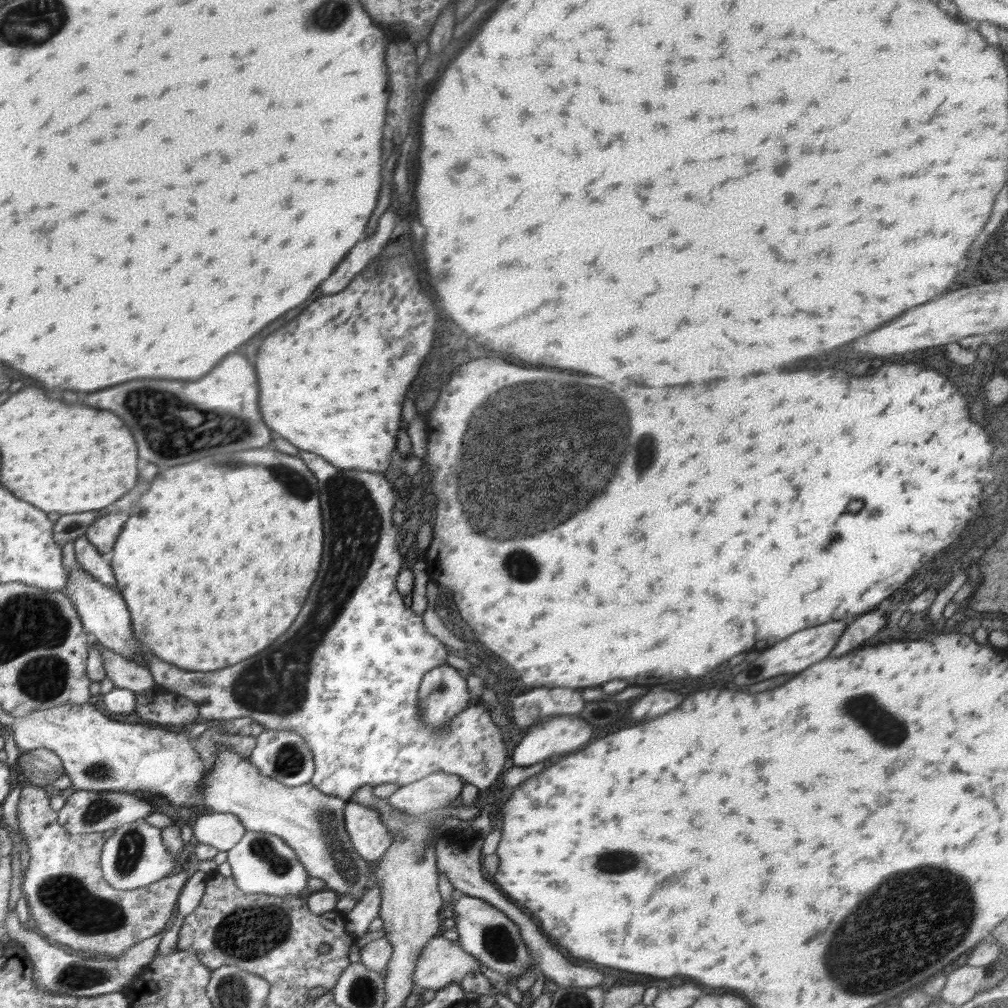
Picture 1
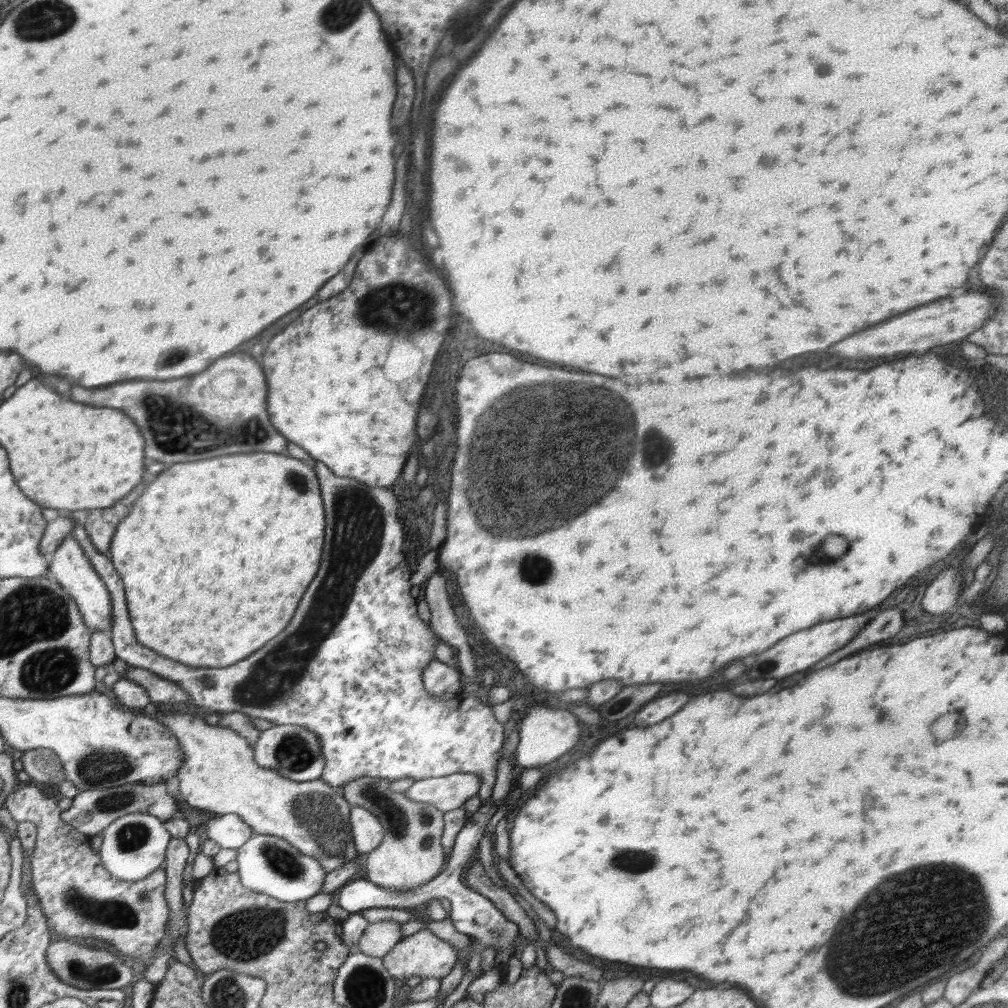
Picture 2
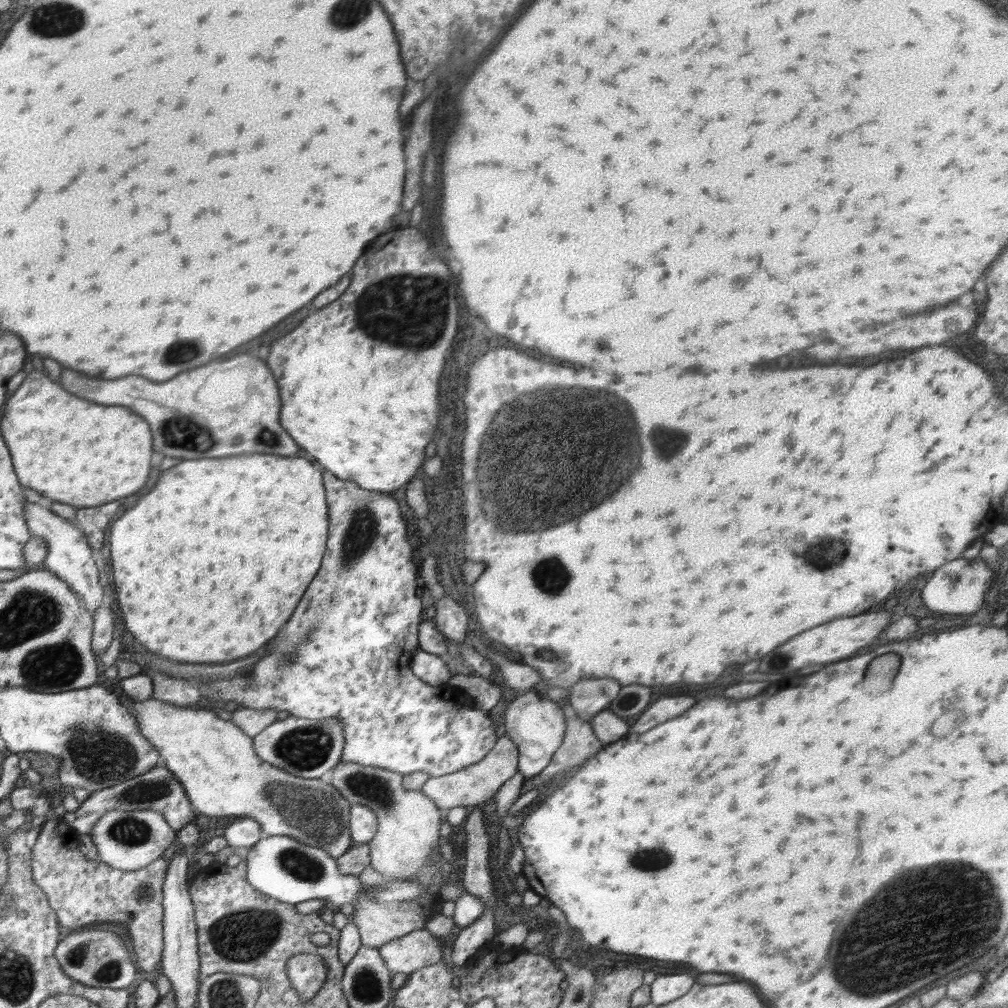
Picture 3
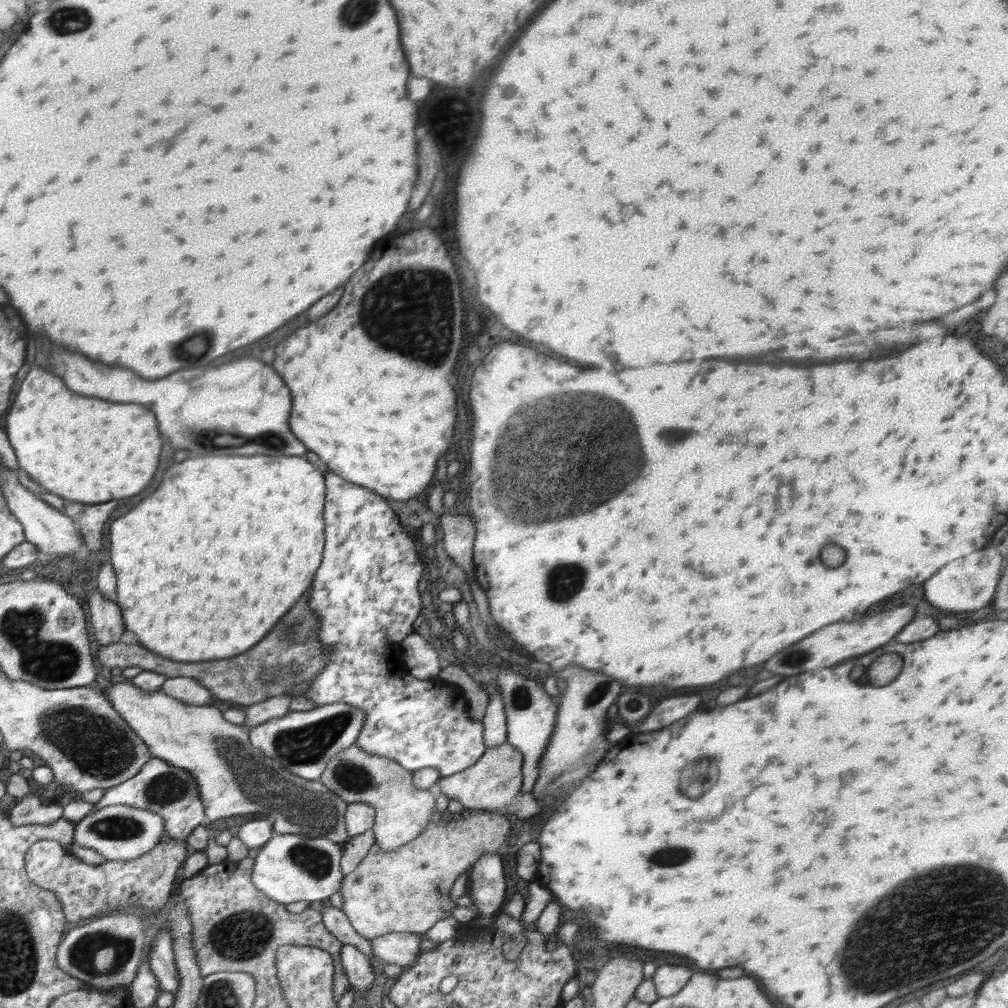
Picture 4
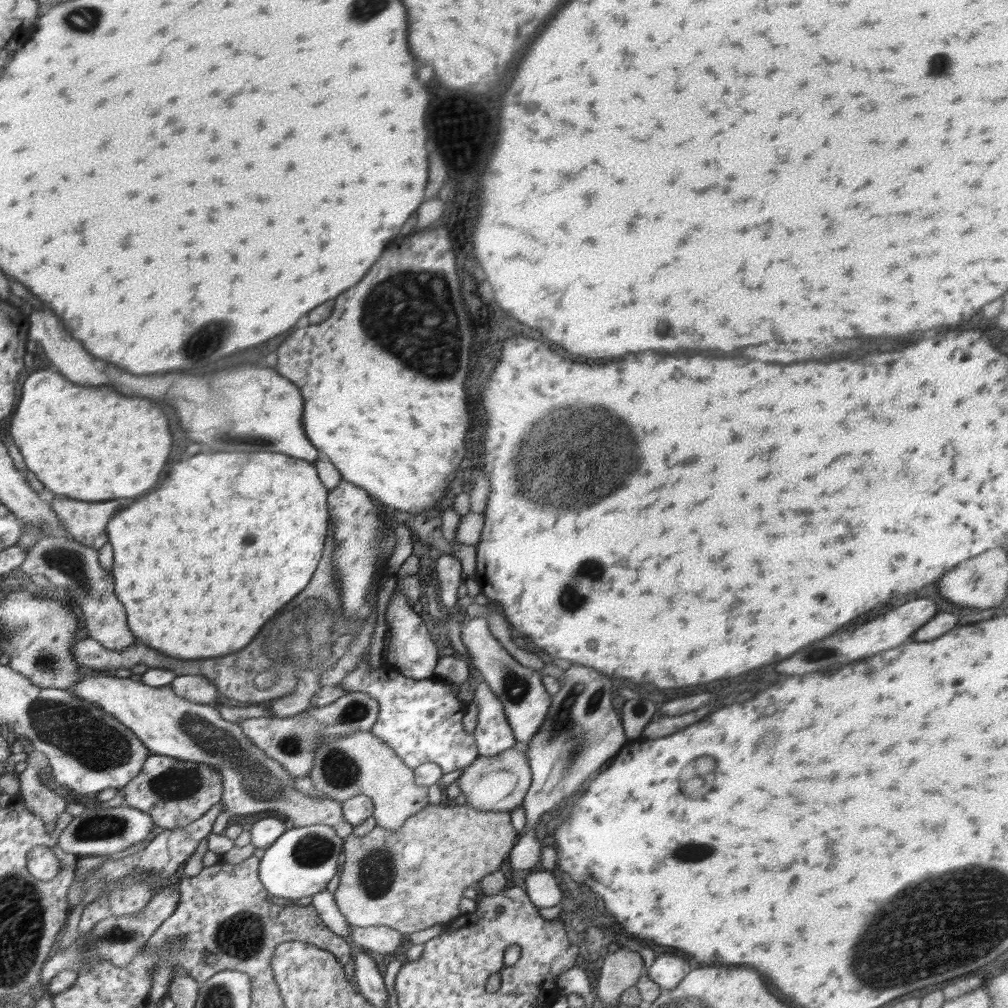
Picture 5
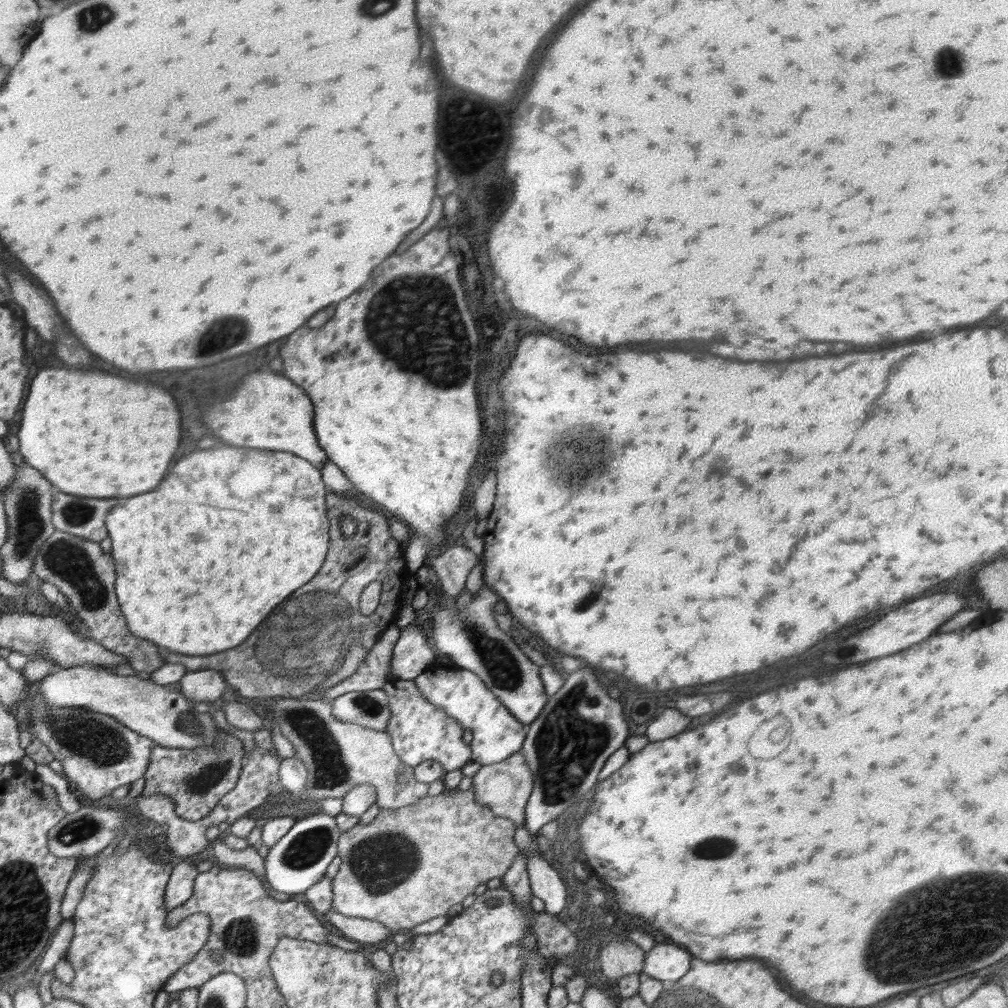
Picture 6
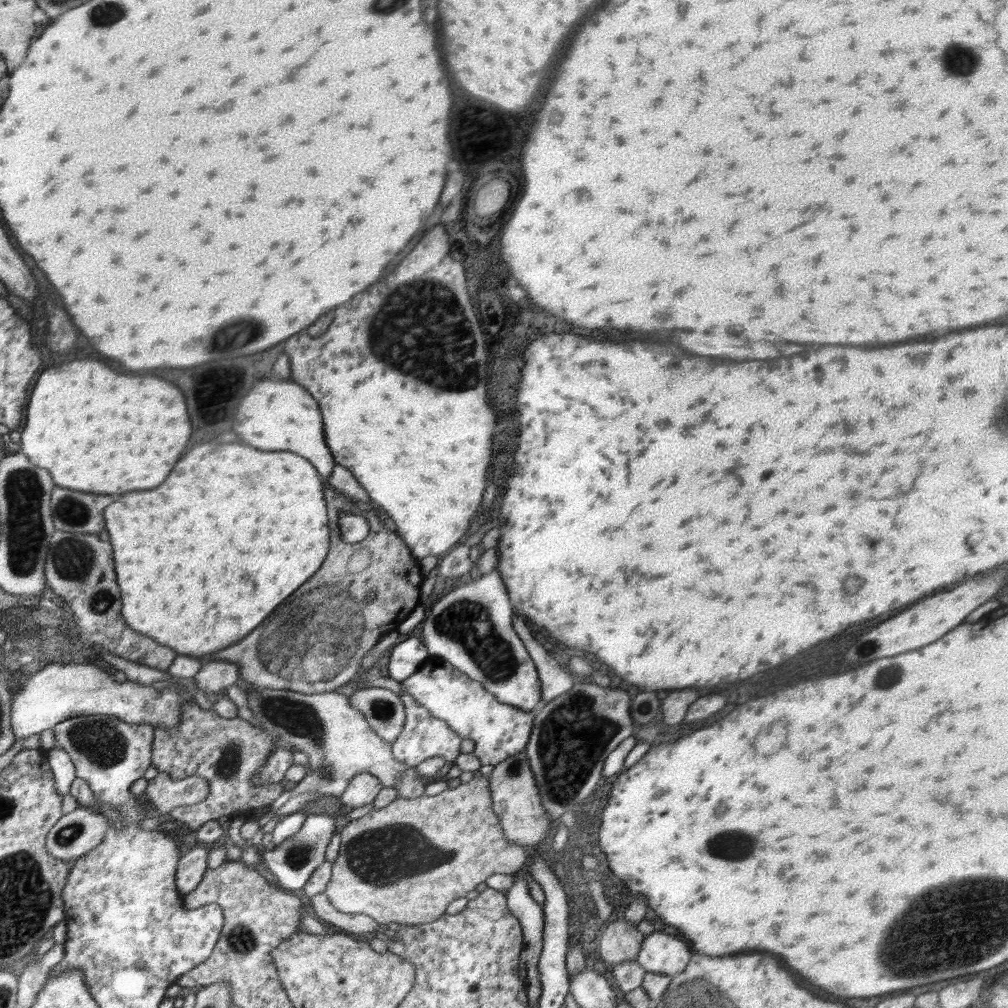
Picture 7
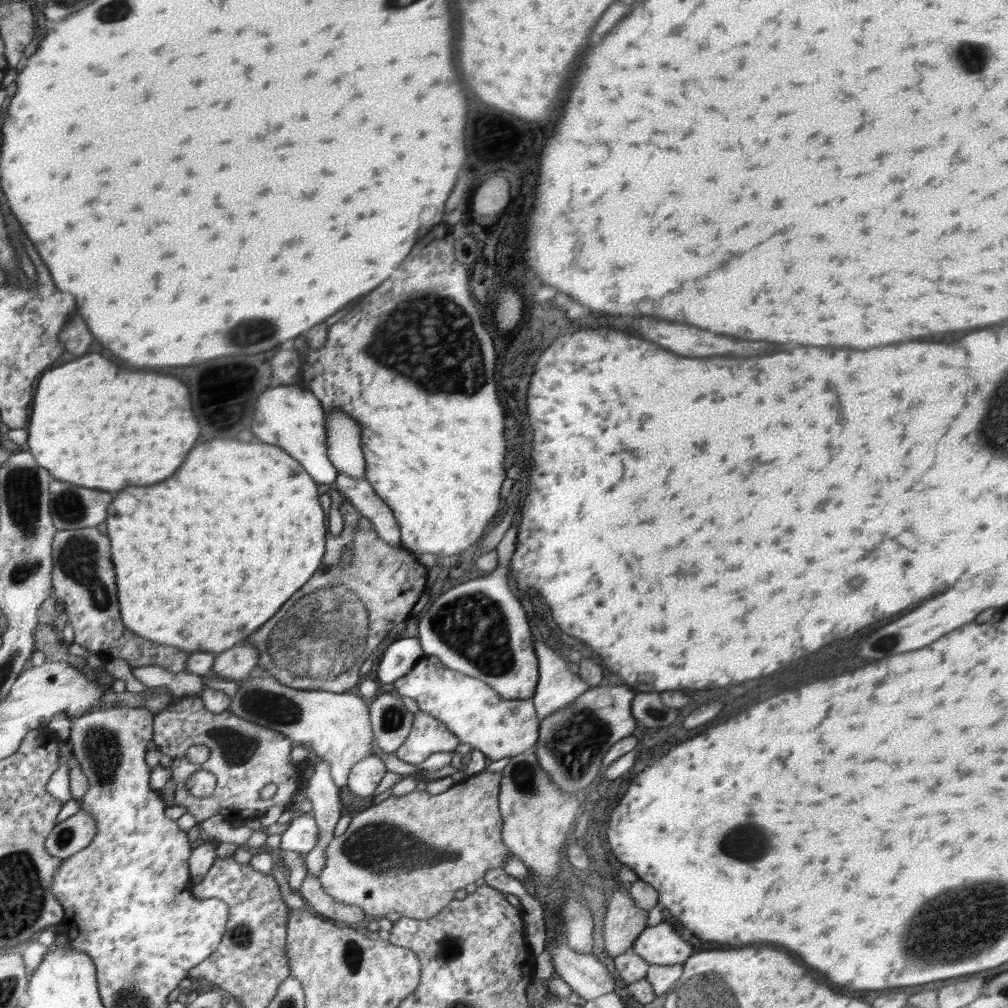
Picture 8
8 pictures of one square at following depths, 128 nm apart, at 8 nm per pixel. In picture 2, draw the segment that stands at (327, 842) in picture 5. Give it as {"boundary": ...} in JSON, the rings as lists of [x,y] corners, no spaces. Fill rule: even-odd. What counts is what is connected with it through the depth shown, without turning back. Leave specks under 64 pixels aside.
{"boundary":[[[482,804],[481,808],[466,820],[464,828],[456,836],[450,861],[446,868],[438,873],[436,877],[424,883],[424,885],[414,887],[414,889],[406,889],[406,891],[396,891],[396,889],[382,887],[364,878],[350,879],[333,894],[335,901],[340,908],[352,914],[372,908],[414,910],[419,905],[426,905],[431,899],[442,900],[446,898],[451,903],[451,921],[456,930],[466,934],[476,949],[482,950],[492,947],[495,950],[496,965],[508,962],[510,957],[516,952],[516,936],[519,934],[518,925],[506,919],[492,901],[462,882],[462,872],[468,866],[474,850],[478,848],[484,836],[486,824],[490,822],[490,818],[494,814],[494,809]],[[254,834],[238,849],[238,870],[240,883],[254,892],[267,894],[282,902],[306,901],[322,893],[326,869],[312,856],[301,854],[284,838],[268,834]]]}

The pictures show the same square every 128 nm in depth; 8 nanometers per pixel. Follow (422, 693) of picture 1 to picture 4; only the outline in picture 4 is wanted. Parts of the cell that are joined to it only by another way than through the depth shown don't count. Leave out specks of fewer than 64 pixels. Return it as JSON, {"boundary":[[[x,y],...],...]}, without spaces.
{"boundary":[[[415,630],[400,643],[401,659],[409,669],[409,674],[420,680],[438,676],[442,669],[436,648]]]}

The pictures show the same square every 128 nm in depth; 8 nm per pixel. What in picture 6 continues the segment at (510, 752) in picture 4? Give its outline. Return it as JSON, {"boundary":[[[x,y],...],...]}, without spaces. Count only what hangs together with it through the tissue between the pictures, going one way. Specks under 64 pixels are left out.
{"boundary":[[[520,750],[511,754],[494,764],[481,765],[478,773],[472,777],[475,789],[475,802],[486,806],[494,815],[498,817],[510,818],[515,826],[526,824],[525,811],[529,802],[529,797],[533,792],[533,775],[531,768],[527,765],[525,756]]]}

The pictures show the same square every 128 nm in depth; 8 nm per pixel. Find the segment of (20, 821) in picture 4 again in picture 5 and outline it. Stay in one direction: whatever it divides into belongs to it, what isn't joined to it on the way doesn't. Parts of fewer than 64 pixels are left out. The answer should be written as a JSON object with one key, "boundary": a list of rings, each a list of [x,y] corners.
{"boundary":[[[27,747],[27,754],[27,769],[18,775],[23,805],[47,823],[46,829],[52,830],[55,819],[65,811],[67,804],[64,797],[41,783],[40,773],[48,766],[48,757],[32,747]]]}

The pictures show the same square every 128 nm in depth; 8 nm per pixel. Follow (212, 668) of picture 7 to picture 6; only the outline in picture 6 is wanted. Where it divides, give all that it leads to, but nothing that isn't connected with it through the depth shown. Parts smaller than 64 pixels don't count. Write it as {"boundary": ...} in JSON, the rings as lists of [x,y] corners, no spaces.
{"boundary":[[[199,670],[186,673],[177,683],[177,690],[194,702],[217,703],[228,688],[224,675],[216,670]]]}

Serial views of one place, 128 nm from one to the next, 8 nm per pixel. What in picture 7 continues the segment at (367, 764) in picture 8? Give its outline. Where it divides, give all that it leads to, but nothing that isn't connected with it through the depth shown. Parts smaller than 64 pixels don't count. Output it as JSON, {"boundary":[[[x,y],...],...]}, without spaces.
{"boundary":[[[364,770],[352,778],[340,799],[344,806],[361,808],[372,804],[382,789],[381,780]]]}

